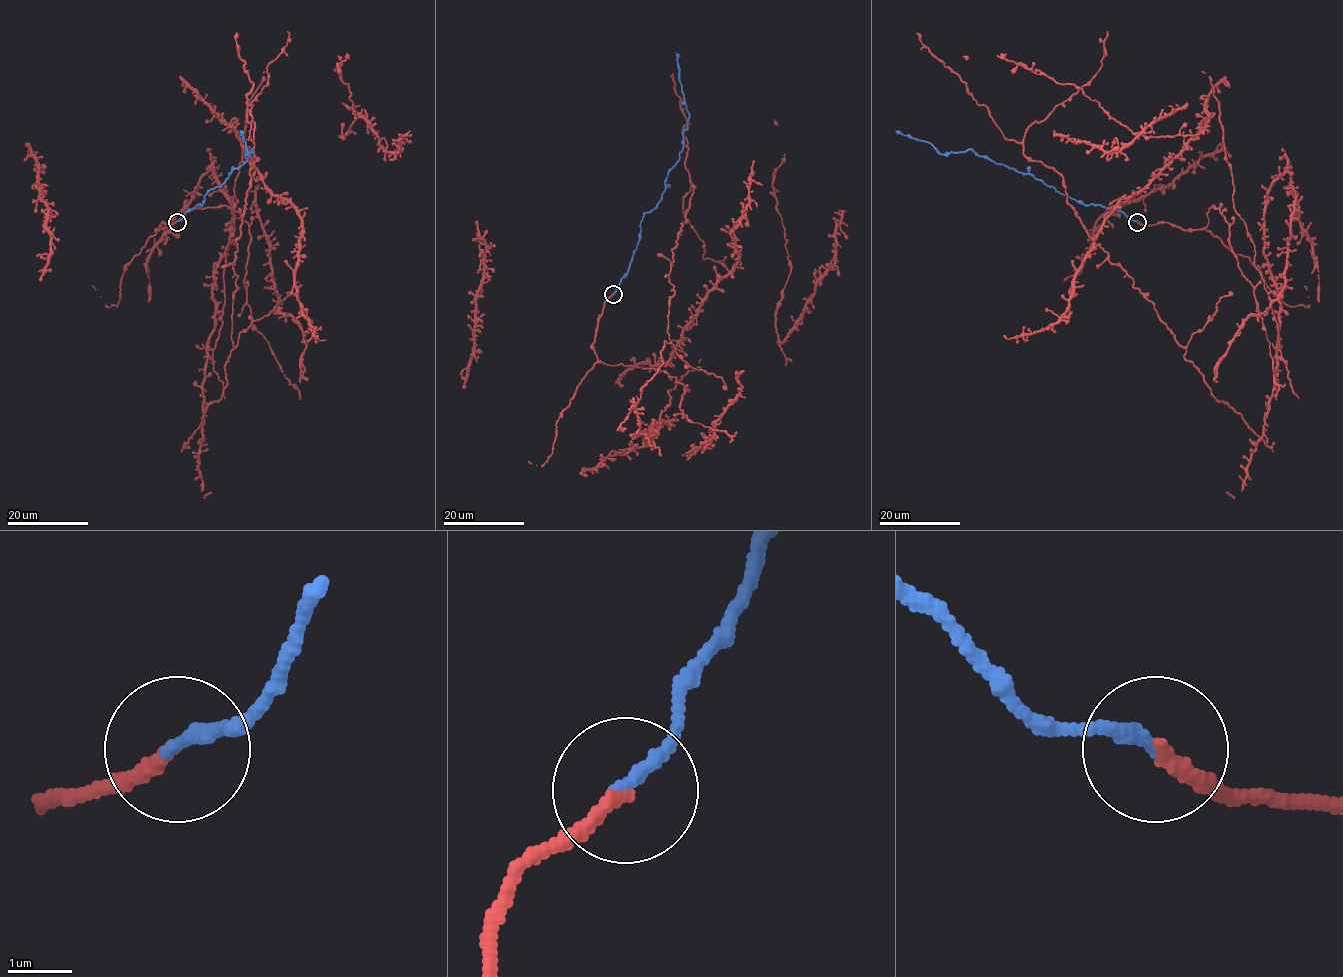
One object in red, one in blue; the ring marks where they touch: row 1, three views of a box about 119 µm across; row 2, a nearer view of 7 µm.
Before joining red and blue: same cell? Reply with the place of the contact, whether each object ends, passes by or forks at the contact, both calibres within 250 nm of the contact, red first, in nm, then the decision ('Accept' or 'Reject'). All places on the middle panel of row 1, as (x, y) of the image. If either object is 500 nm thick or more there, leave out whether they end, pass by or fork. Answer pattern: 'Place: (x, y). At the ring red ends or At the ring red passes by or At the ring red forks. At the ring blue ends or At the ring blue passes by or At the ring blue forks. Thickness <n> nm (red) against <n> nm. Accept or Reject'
Place: (613, 294). At the ring red ends. At the ring blue ends. Thickness 220 nm (red) against 220 nm. Accept

